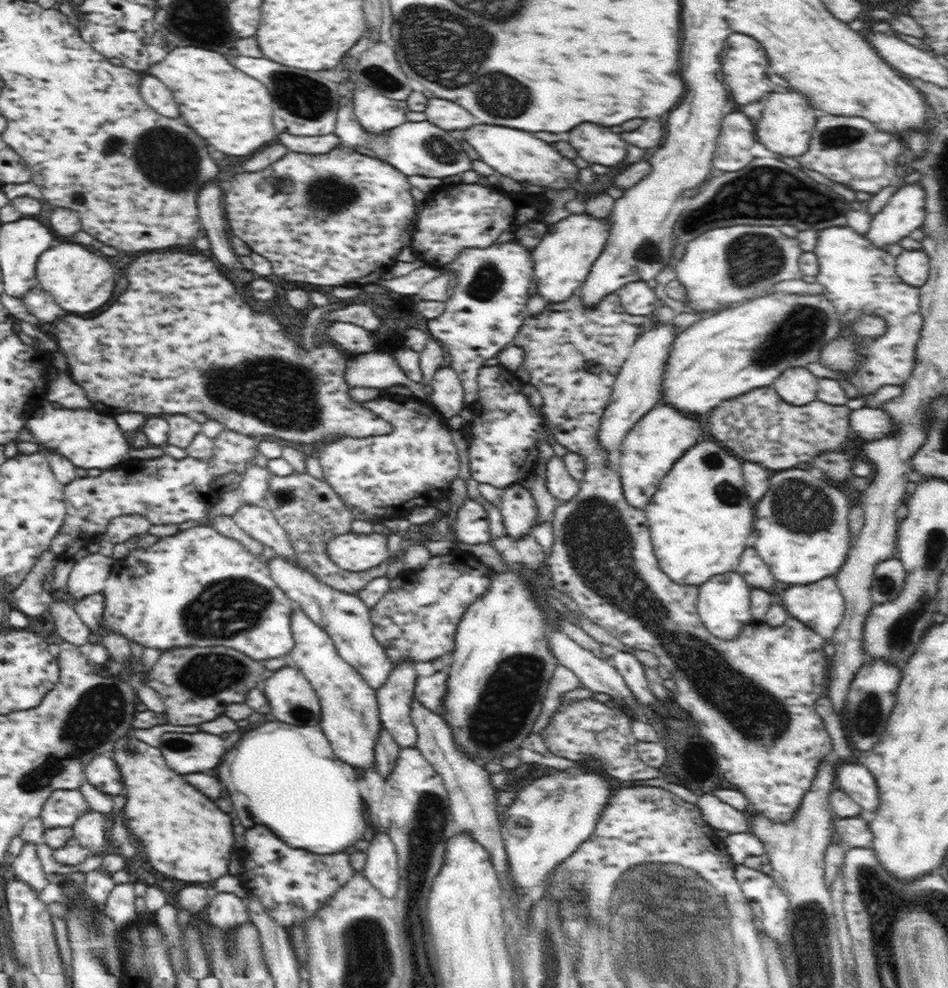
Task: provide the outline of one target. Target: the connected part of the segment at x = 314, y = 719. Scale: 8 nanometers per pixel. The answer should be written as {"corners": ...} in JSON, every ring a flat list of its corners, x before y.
{"corners":[[292,665,276,670,272,678,264,682,264,694,272,708,271,712,280,722,288,722,294,726,318,727,321,722,321,704,316,691,312,688,305,674]]}

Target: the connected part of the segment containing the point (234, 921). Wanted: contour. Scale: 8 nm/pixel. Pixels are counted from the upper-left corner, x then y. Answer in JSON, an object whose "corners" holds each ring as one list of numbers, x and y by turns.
{"corners":[[212,893,206,911,210,923,226,932,250,922,244,899,232,893]]}

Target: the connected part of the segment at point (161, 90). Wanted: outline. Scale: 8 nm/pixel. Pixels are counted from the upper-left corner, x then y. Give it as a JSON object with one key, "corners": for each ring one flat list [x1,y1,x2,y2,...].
{"corners":[[141,76,139,91,143,101,158,114,168,118,178,118,178,104,174,102,172,91,155,76]]}

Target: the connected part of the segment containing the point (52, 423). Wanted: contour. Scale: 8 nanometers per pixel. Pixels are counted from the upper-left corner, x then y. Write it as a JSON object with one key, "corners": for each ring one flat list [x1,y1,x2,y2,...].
{"corners":[[44,399,30,412,26,426,40,446,60,452,78,468,96,468,106,471,128,460,128,454,130,454,124,432,118,428,116,420,110,416,96,414,94,410,70,410,70,408,58,410,58,408,52,408]]}

